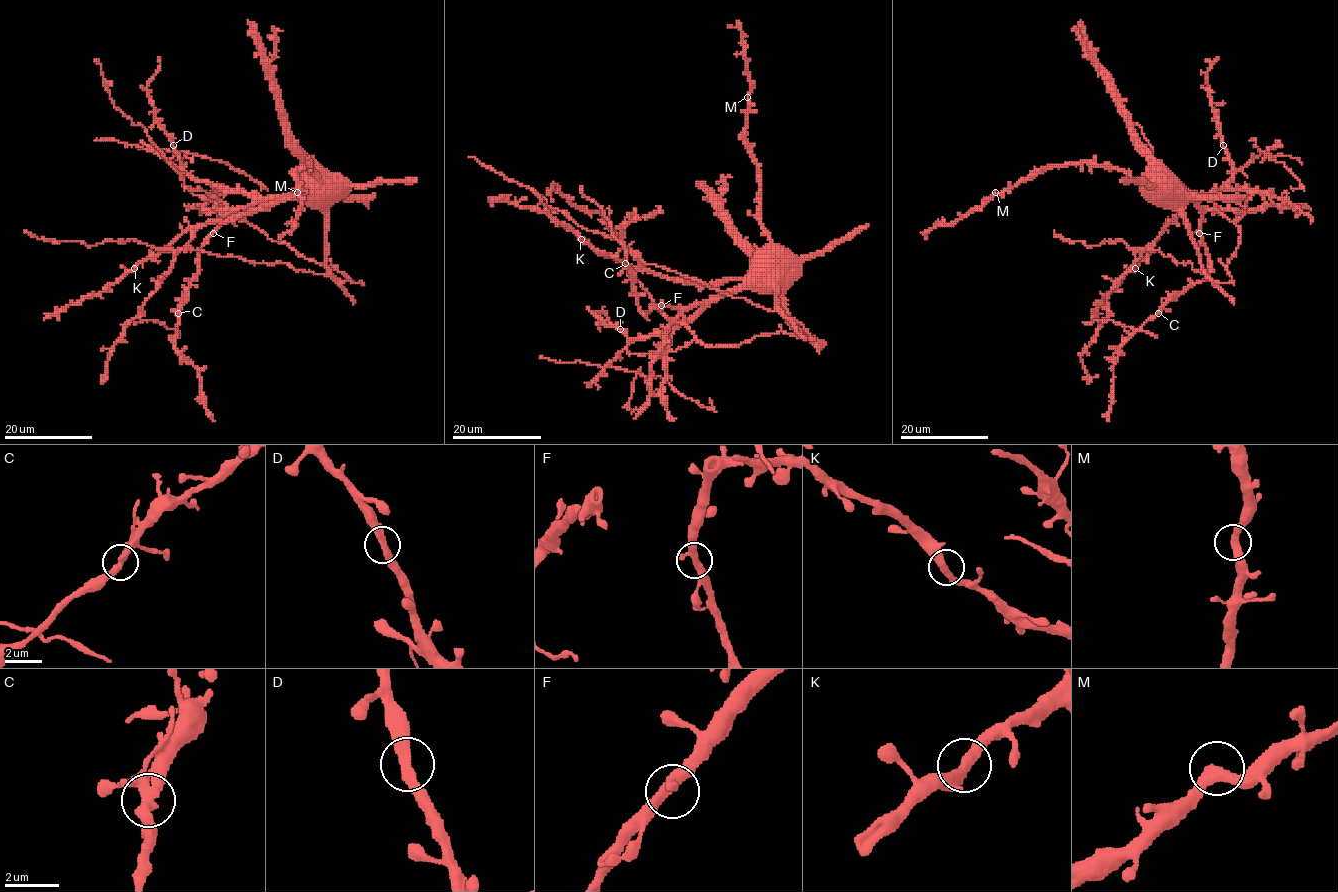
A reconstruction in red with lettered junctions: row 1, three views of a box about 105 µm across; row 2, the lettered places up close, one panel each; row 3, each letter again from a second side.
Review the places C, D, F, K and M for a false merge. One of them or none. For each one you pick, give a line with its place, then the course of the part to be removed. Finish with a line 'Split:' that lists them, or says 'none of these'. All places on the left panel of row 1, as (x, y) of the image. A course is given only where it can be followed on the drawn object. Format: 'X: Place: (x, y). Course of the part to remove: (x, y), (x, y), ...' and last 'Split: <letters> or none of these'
C: Place: (178, 313). Course of the part to remove: (178, 313), (182, 297)
Split: C

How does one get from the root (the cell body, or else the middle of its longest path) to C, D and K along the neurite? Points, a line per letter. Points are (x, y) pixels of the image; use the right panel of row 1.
C: (1149, 173), (1152, 179), (1169, 184), (1201, 209), (1199, 234), (1208, 255), (1208, 273), (1175, 294), (1159, 313)
D: (1149, 173), (1152, 179), (1169, 184), (1183, 196), (1207, 196), (1220, 189), (1233, 173), (1223, 145)
K: (1149, 173), (1152, 179), (1162, 182), (1173, 193), (1178, 212), (1135, 268)

